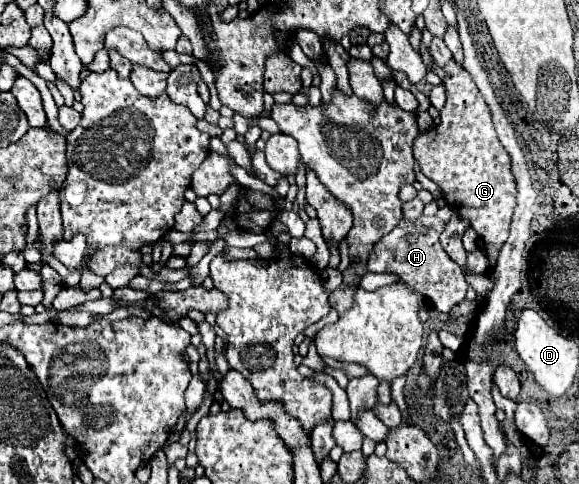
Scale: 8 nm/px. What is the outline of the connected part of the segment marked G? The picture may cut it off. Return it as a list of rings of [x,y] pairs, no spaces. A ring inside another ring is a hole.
[[[455,61],[445,65],[447,103],[441,109],[441,123],[417,135],[413,155],[431,181],[441,187],[441,193],[452,209],[470,221],[470,226],[485,241],[489,265],[495,267],[499,245],[507,241],[507,227],[515,209],[515,177],[511,173],[511,157],[499,143],[491,113],[483,101],[471,75]]]

